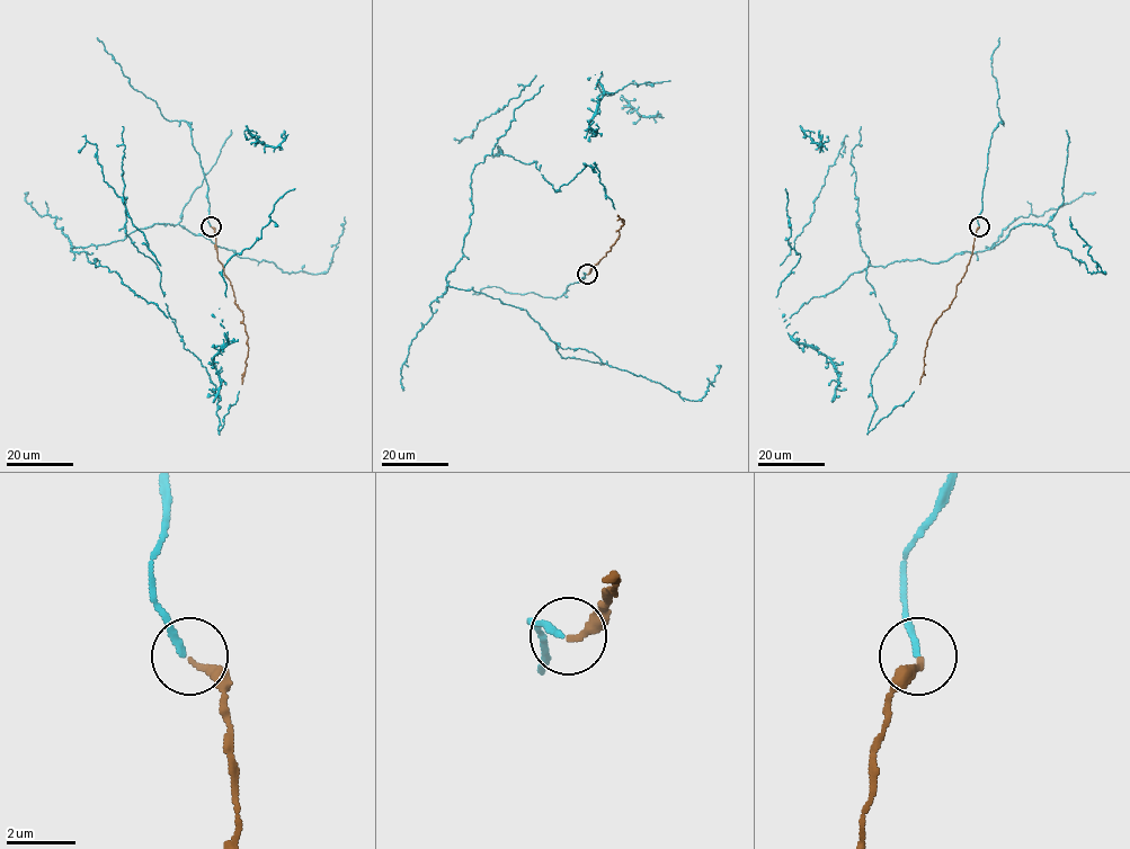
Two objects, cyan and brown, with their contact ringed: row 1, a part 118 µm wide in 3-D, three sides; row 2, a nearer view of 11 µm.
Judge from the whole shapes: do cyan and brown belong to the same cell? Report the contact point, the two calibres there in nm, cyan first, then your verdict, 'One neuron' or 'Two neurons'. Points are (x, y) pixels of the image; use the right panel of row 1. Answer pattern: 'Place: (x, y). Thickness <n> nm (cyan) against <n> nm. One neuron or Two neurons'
Place: (979, 226). Thickness 180 nm (cyan) against 240 nm. One neuron

